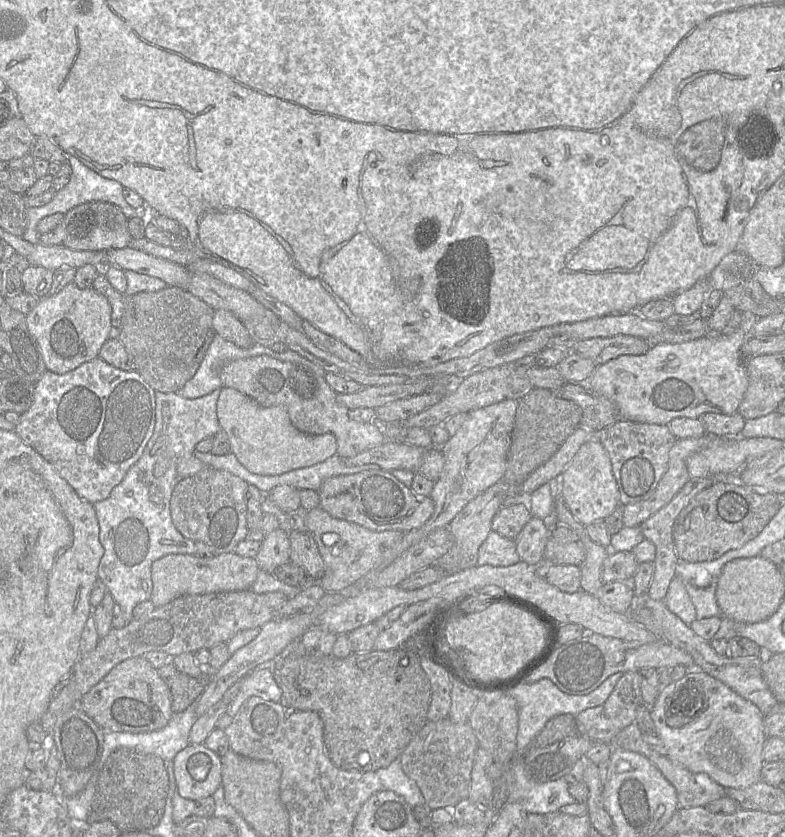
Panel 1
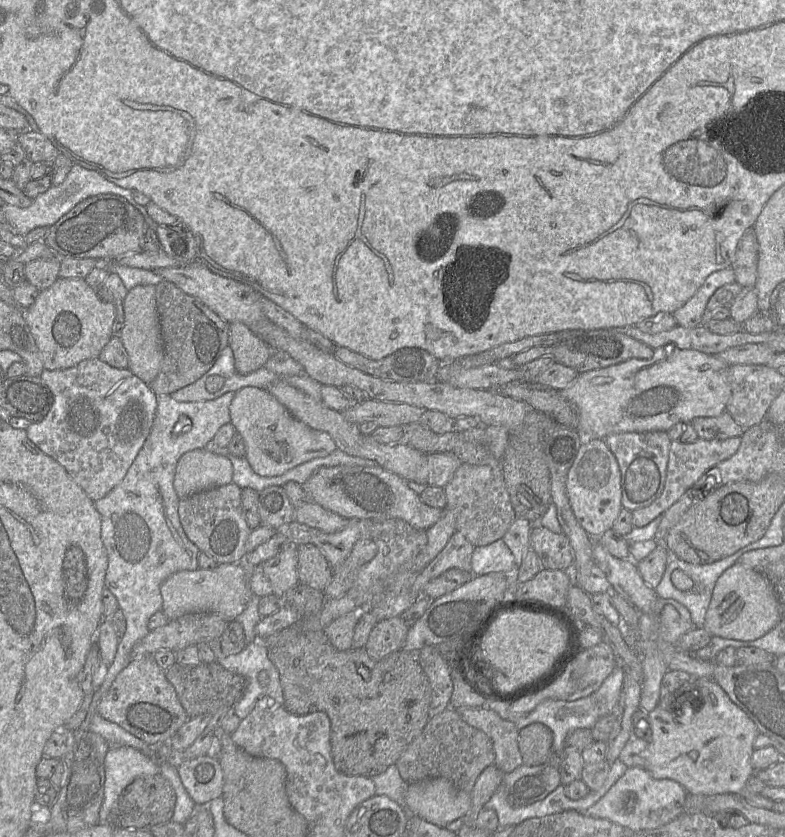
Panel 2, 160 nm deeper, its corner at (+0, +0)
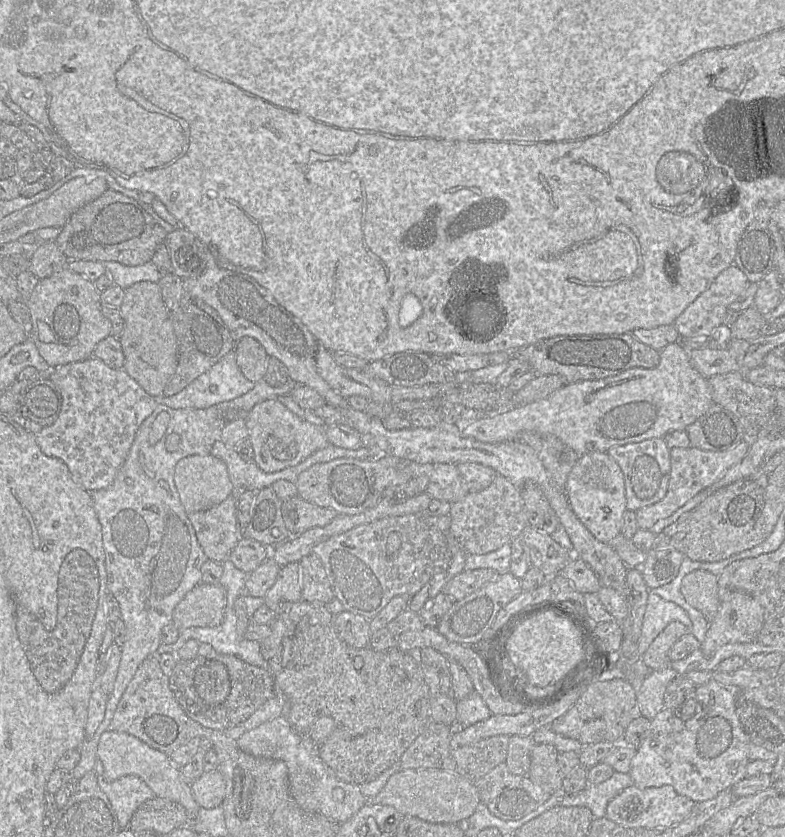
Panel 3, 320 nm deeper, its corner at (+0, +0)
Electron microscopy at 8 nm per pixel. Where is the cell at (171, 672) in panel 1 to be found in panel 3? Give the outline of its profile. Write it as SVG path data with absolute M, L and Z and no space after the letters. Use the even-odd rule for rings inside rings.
M215 650L207 656L178 660L169 682L177 702L191 719L204 727L223 732L242 724L276 693L276 684L270 672Z

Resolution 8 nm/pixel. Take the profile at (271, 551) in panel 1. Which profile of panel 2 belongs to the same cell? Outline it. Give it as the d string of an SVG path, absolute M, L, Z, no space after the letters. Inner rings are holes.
M289 543L277 555L259 564L272 586L272 594L283 597L299 583L297 574L298 552L296 545Z

